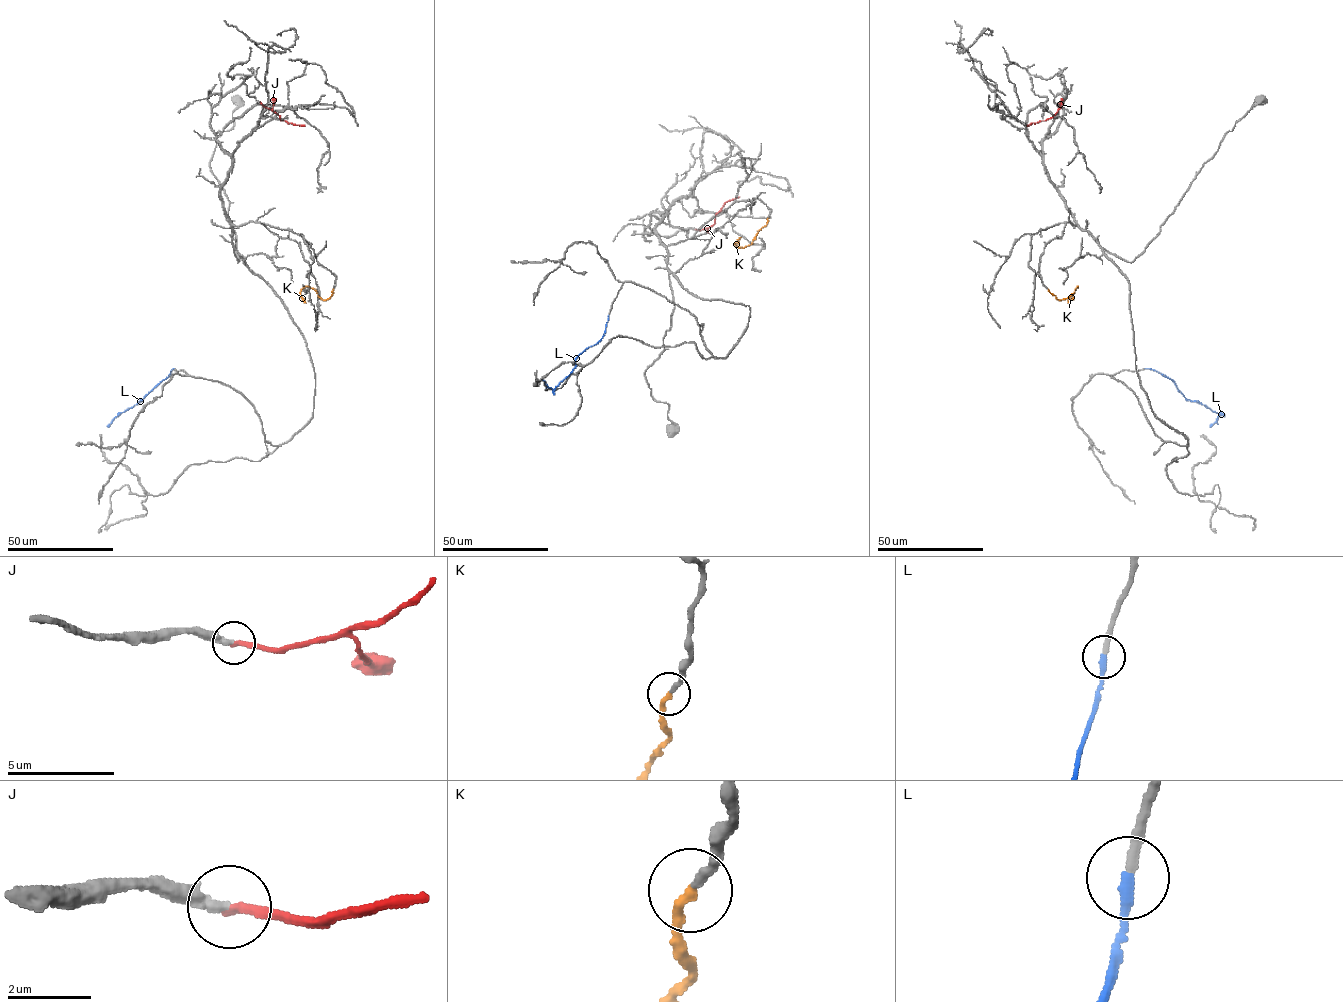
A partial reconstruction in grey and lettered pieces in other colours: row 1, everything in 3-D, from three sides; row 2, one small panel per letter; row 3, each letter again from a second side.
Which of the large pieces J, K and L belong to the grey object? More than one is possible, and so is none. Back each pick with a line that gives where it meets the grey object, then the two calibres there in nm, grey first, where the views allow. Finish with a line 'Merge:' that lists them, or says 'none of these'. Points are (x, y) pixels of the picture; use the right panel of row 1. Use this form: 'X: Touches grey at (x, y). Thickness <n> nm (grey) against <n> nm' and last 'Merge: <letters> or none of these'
K: Touches grey at (1047, 289). Thickness 200 nm (grey) against 220 nm
L: Touches grey at (1145, 369). Thickness 240 nm (grey) against 280 nm
Merge: K, L

